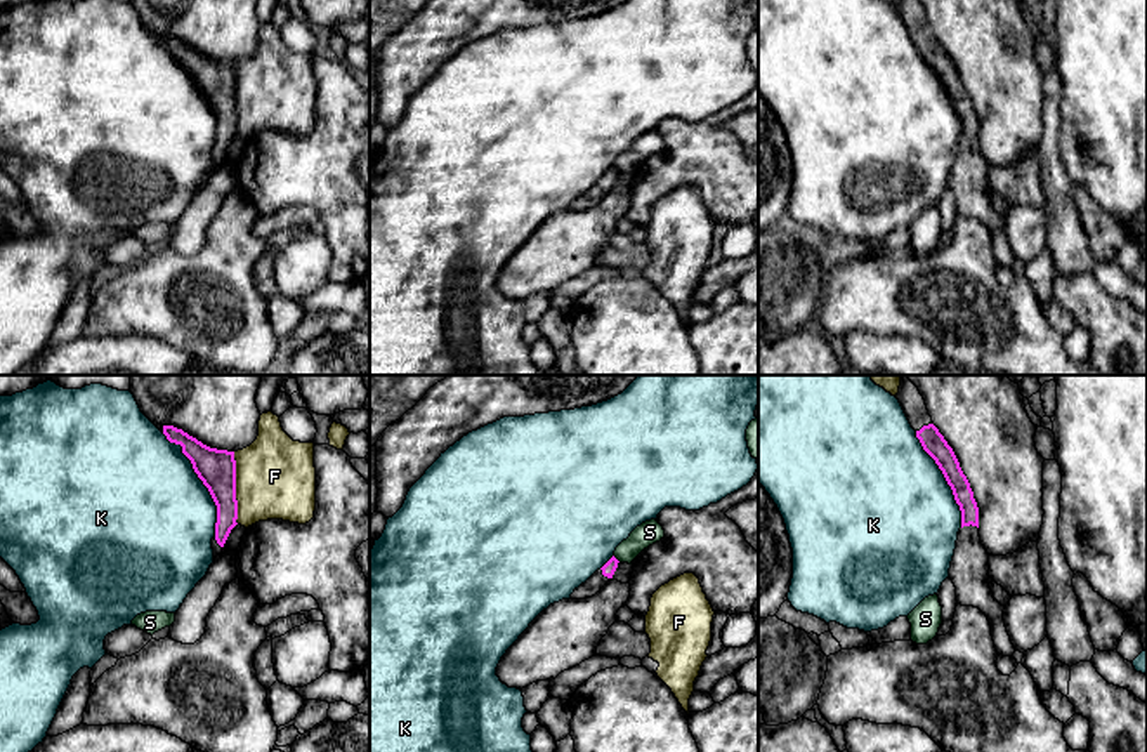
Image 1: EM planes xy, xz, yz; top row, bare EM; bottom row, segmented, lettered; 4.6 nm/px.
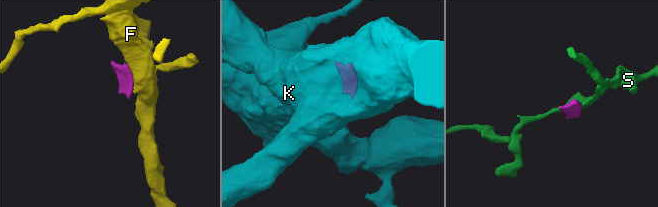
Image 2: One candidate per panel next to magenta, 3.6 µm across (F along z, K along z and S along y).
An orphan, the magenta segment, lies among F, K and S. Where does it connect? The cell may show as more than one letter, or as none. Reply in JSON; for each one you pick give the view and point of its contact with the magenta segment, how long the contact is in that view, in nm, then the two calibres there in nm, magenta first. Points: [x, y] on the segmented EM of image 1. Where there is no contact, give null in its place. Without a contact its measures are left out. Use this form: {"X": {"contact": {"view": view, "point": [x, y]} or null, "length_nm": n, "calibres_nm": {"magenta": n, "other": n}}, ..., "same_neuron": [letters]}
{"same_neuron": []}

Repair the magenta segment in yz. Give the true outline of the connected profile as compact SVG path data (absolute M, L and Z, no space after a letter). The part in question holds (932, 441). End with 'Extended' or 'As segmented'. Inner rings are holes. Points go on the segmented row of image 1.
M901 375L897 399L916 431L923 450L935 460L954 500L961 511L961 528L958 531L956 549L949 568L949 578L956 587L956 601L961 606L979 608L991 623L991 636L998 655L1013 656L1015 648L1005 627L1003 610L989 589L989 554L979 537L979 507L967 476L944 436L934 425L923 396L918 387Z. Extended

